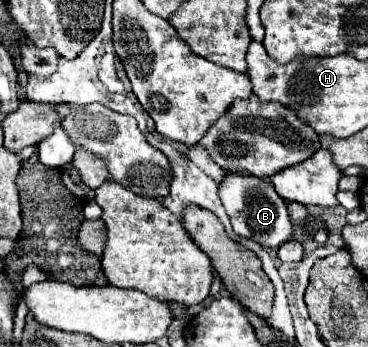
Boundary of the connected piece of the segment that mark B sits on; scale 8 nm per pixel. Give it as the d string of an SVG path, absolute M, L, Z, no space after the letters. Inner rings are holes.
M228 173L228 177L220 183L218 189L236 235L248 237L260 243L262 247L270 247L270 249L278 249L284 241L290 239L292 223L286 213L286 201L278 197L278 193L274 191L274 185L258 177L242 177L238 173Z

